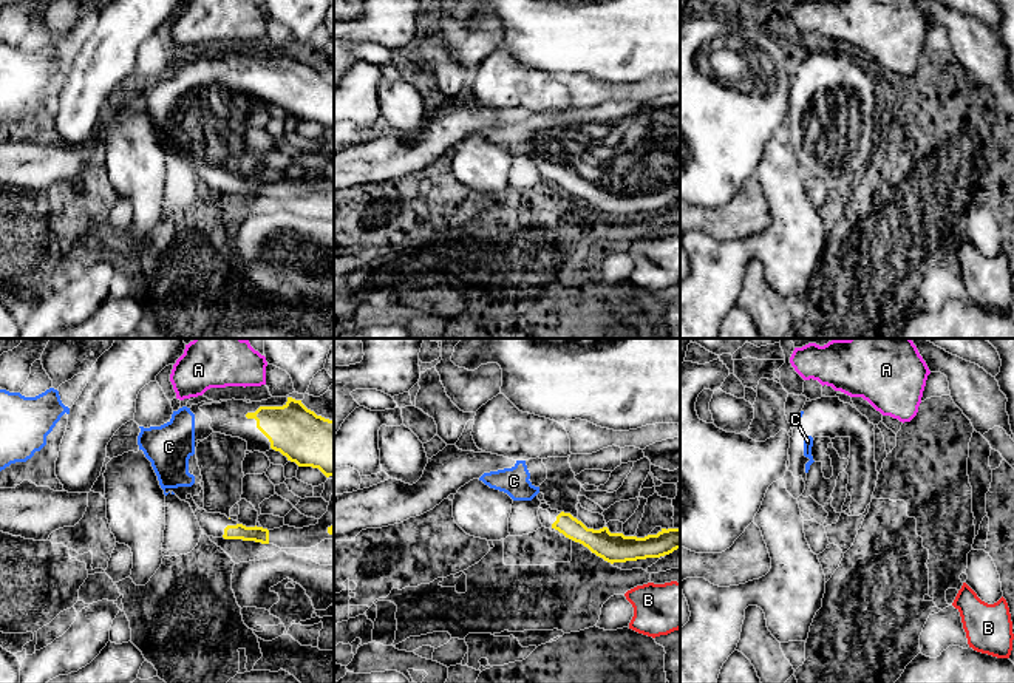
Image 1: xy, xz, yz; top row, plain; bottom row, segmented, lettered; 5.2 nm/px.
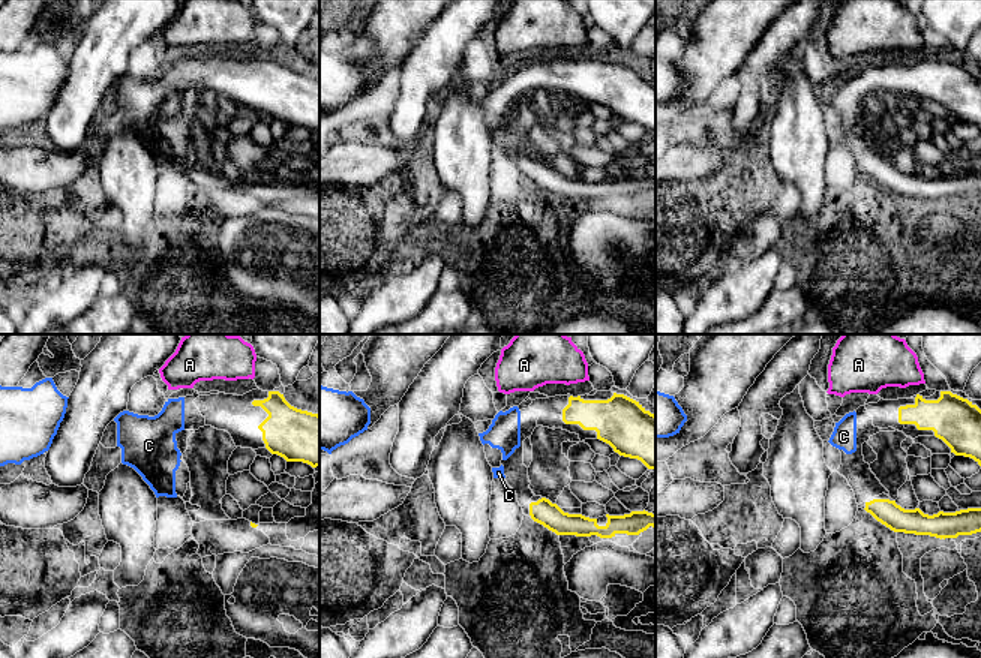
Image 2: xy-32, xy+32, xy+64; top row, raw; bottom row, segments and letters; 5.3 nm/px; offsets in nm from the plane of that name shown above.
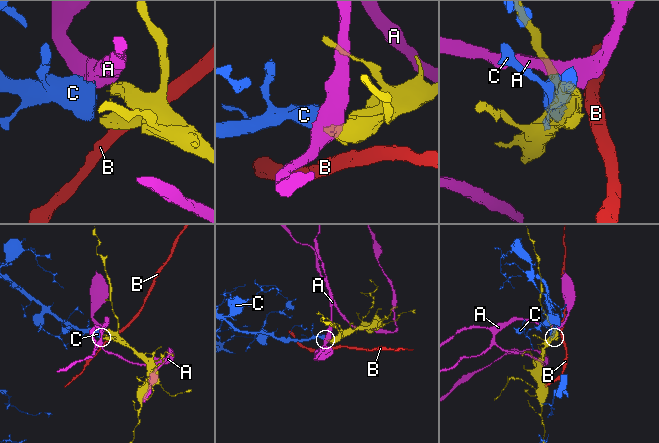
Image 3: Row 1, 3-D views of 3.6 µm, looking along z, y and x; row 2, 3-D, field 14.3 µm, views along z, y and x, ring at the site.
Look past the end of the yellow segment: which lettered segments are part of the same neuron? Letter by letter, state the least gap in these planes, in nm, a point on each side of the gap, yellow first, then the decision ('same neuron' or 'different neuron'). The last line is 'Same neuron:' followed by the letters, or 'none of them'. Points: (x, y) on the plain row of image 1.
A: 110 nm | xy (260, 61), (260, 39) | different neuron
B: 130 nm | xz (645, 212), (648, 237) | different neuron
C: 160 nm | xz (560, 167), (538, 146) | same neuron
Same neuron: C

